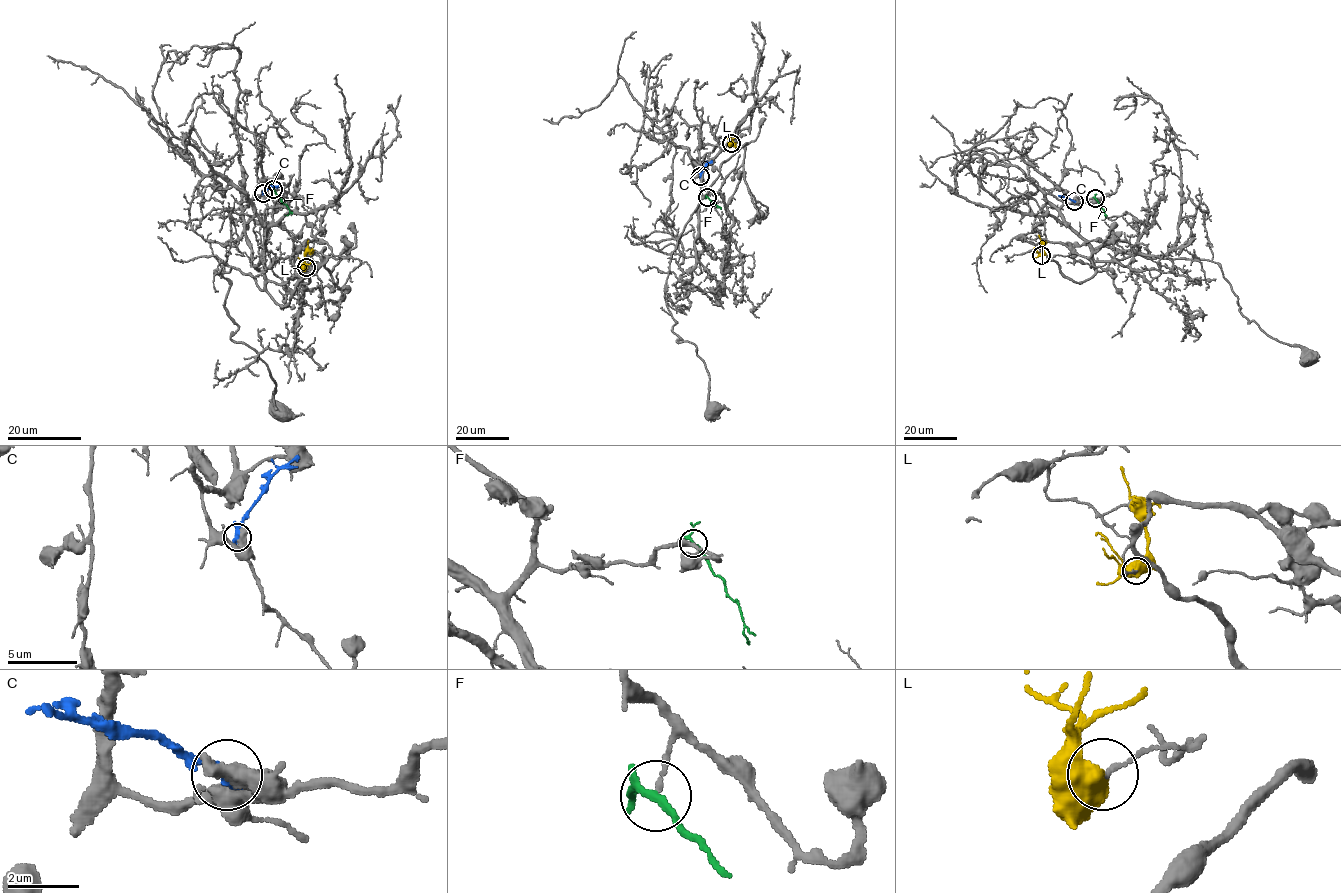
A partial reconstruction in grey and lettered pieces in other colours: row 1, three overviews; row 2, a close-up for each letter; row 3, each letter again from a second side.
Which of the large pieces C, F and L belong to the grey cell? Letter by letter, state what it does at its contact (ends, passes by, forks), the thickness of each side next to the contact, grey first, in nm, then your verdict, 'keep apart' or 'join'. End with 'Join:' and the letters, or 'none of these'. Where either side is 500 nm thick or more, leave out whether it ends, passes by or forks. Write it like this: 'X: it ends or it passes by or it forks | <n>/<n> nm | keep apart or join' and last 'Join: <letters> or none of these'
C: 650/240 nm | keep apart
F: it passes by | 140/220 nm | keep apart
L: 140/800 nm | keep apart
Join: none of these

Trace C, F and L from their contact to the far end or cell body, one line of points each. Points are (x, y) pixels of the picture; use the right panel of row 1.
C: (1073, 201), (1058, 195)
F: (1095, 198), (1105, 216)
L: (1042, 255), (1044, 246), (1038, 235)

